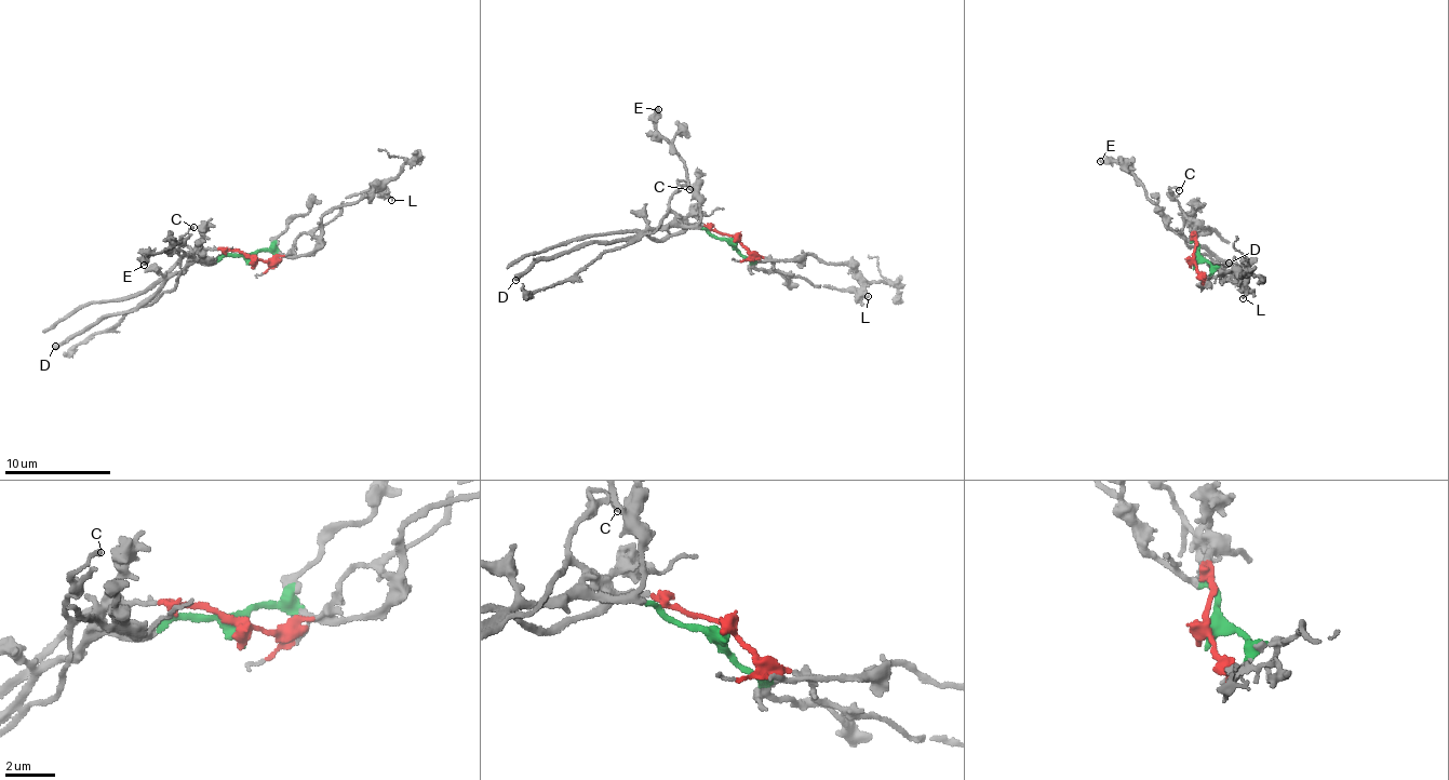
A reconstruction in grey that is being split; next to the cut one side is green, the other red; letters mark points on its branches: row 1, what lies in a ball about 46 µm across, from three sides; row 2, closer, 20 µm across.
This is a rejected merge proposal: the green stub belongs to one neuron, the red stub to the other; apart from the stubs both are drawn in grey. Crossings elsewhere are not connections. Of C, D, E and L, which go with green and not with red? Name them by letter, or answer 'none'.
D, E

